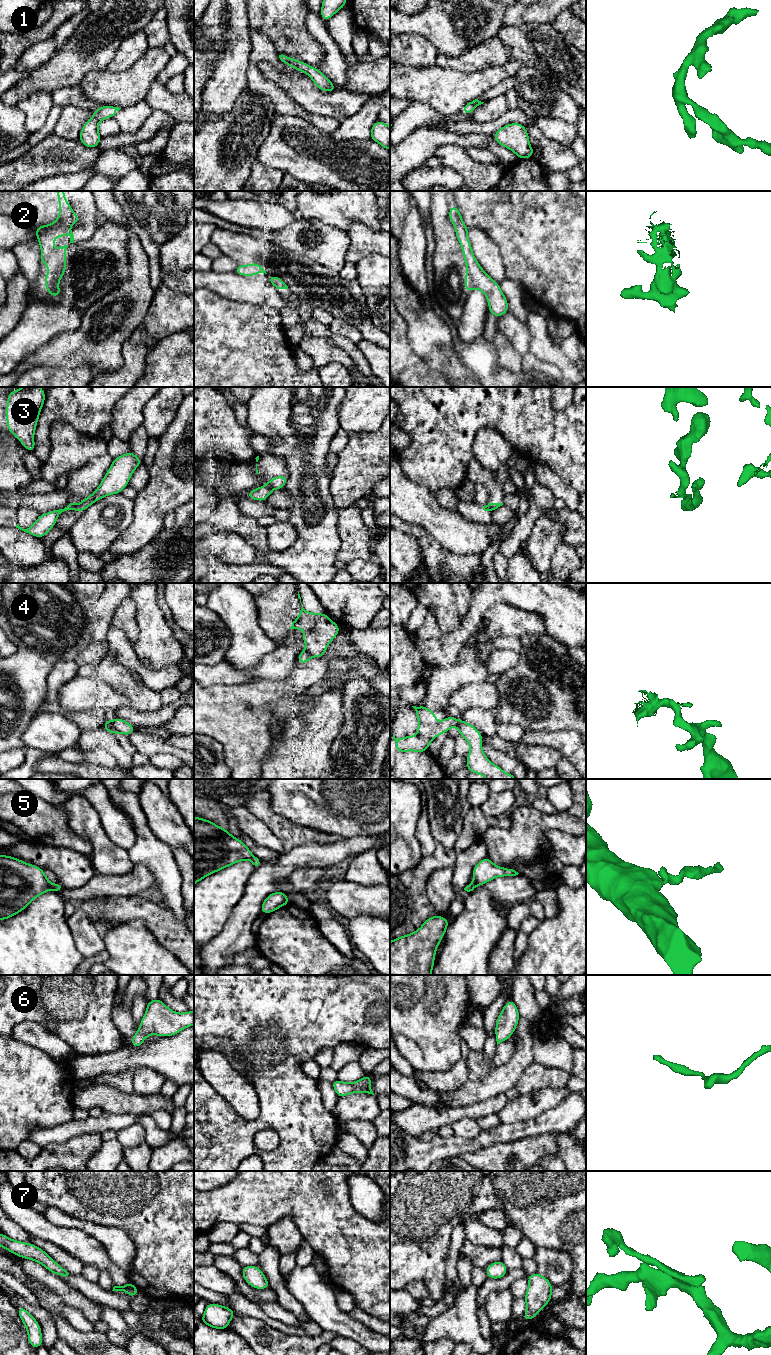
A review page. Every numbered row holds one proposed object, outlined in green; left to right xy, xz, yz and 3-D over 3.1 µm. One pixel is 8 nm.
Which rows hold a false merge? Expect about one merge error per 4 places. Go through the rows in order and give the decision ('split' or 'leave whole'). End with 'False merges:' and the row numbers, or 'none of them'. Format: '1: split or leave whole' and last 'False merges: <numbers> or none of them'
1: leave whole
2: leave whole
3: split
4: split
5: leave whole
6: leave whole
7: leave whole
False merges: 3, 4

